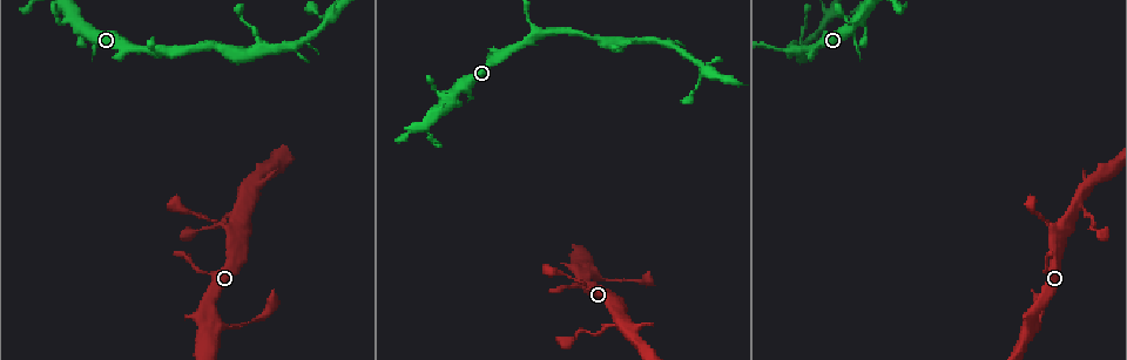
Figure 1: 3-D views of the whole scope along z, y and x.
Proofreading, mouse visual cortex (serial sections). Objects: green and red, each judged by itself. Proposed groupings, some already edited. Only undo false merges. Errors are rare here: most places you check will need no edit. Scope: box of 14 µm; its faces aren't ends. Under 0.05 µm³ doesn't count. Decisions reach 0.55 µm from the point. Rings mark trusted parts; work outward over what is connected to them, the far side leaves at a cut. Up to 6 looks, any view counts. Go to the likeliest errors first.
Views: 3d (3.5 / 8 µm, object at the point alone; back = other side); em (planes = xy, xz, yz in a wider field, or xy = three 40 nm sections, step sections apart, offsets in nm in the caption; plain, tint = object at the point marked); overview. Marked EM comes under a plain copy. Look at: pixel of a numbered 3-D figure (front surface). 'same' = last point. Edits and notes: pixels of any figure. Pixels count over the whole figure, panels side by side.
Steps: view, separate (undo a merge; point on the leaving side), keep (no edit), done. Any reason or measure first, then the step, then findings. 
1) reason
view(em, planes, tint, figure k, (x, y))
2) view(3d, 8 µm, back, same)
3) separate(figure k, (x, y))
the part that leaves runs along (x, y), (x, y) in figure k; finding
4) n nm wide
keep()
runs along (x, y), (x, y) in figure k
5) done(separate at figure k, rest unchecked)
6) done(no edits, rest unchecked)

two arms in line, one across
view(em, planes, tint, figure 1, (535, 37))

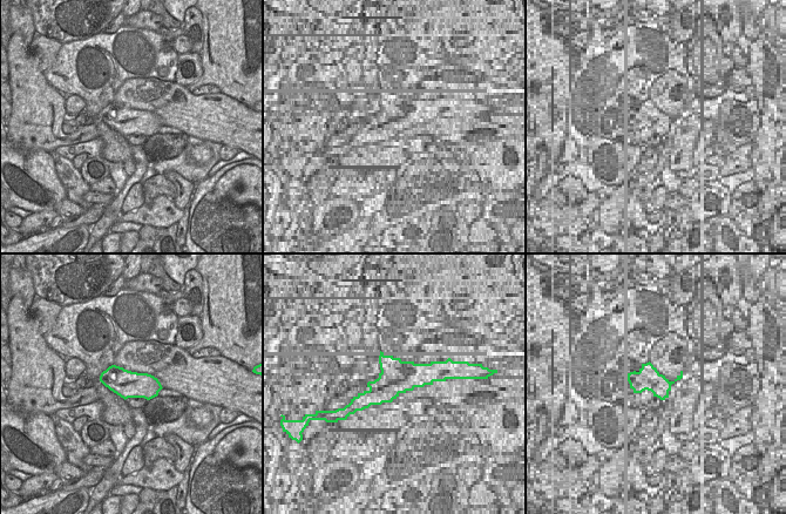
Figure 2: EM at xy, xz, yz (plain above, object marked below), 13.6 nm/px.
see where the arms go
view(3d, 3.5 µm, same)

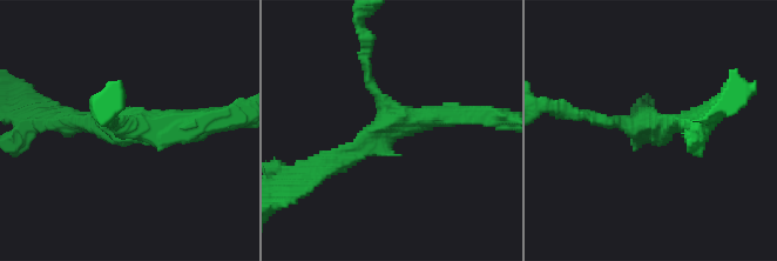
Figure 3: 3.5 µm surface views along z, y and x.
arms of 150, 250, 300 nm
keep()
runs along (326, 165), (403, 119), (467, 116) in figure 3; continuous, no second cell

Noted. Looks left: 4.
a fork
view(3d, 3.5 µm, figure 1, (706, 69))

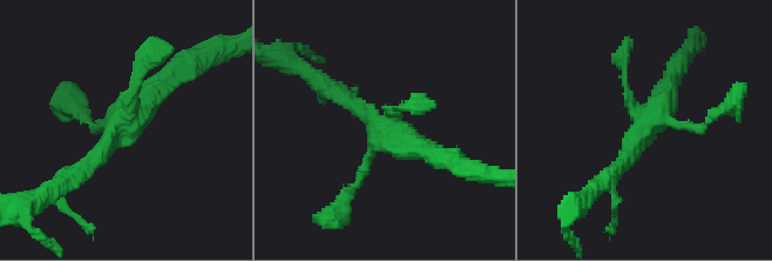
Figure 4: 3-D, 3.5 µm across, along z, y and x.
need the tissue
view(em, xy, step 3, tint, figure 4, (649, 127))

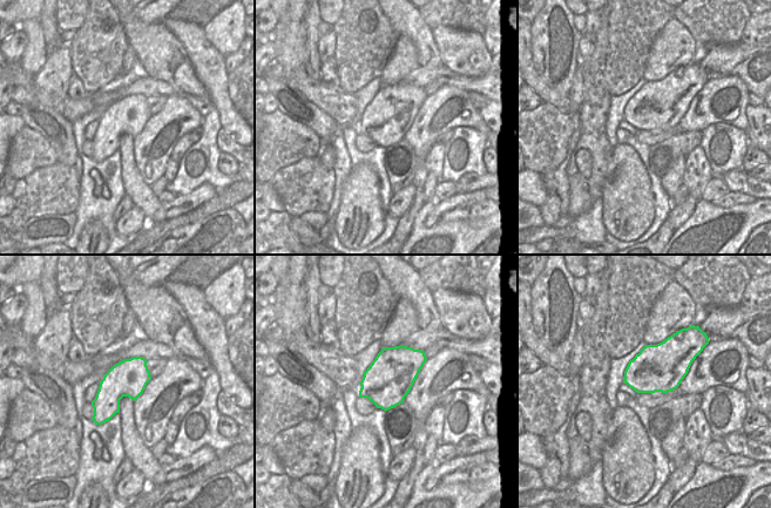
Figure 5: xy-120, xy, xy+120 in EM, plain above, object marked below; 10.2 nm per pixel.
480 nm wide
keep()
runs along (74, 176), (175, 68) in figure 4; continuous, no second cell

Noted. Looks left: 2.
thin arm on a thick one
view(3d, 3.5 µm, back, figure 1, (1076, 203))

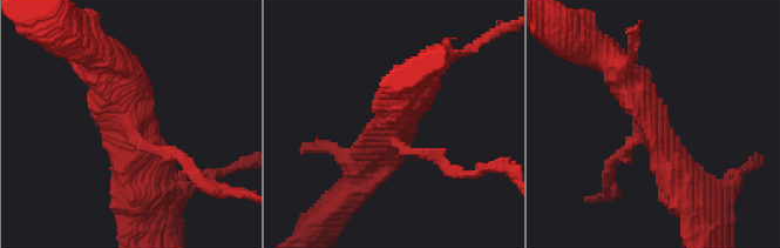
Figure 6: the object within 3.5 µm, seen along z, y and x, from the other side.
3 arms; arms of 150, 400, 450 nm; now the EM
view(em, planes, tint, figure 6, (394, 128))

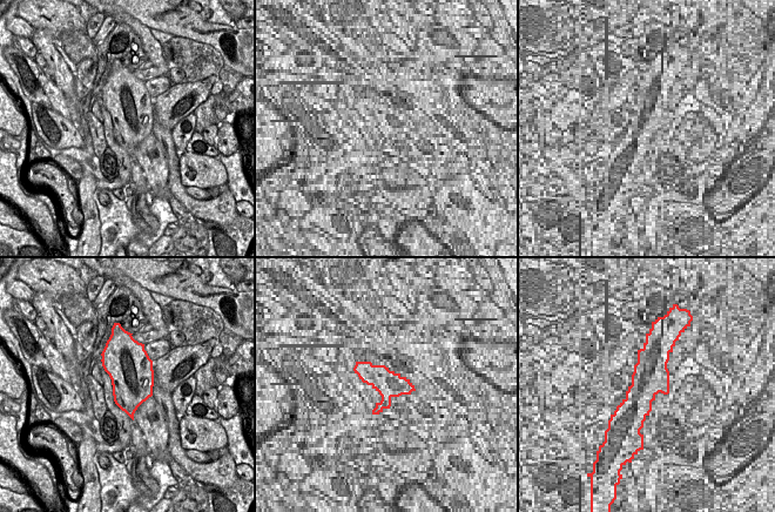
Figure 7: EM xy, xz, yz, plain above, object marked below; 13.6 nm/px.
keep()
runs along (692, 192), (614, 65) in figure 6; all the same cell

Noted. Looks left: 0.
done(no edits, rest unchecked)

